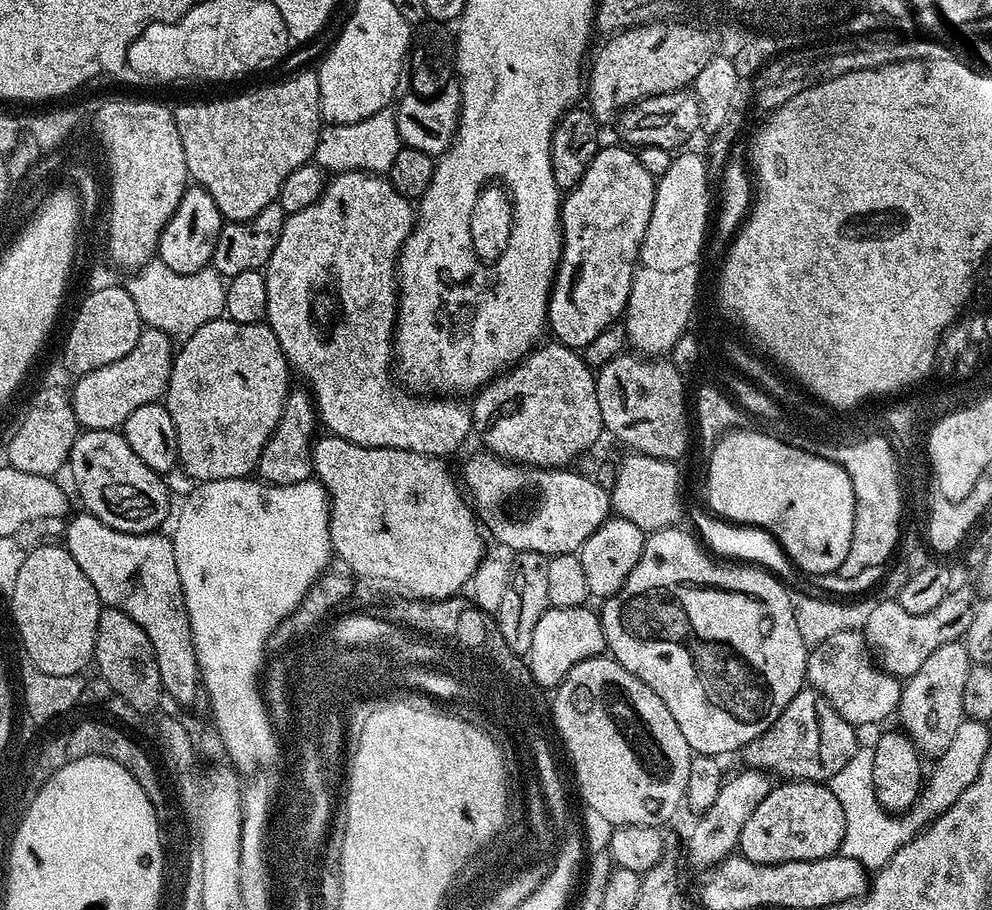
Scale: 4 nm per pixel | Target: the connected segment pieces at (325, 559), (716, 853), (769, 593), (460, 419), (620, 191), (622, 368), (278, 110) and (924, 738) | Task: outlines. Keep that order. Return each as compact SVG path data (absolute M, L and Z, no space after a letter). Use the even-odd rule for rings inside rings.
M230 478L229 480L205 480L195 485L196 489L184 500L180 513L176 516L176 529L170 532L174 546L174 562L178 565L178 578L182 582L182 594L186 602L186 610L190 618L190 630L194 638L194 650L200 663L200 679L203 691L208 691L208 704L212 707L211 723L220 735L220 741L225 744L226 756L237 769L249 769L259 765L260 759L274 746L274 731L272 719L269 716L265 693L262 691L262 669L265 667L265 648L268 636L296 608L300 607L302 598L310 590L310 586L323 576L333 559L334 553L330 542L328 529L328 494L320 481L309 478L293 484L265 484L259 478Z
M747 766L741 769L733 776L728 774L723 777L717 797L708 809L699 813L700 821L693 826L688 836L688 856L696 864L711 866L729 855L737 847L745 816L749 816L754 806L774 787L773 781L768 781L771 780L769 773Z
M669 526L647 533L644 549L634 570L630 570L626 582L620 589L601 603L604 605L598 608L598 615L604 642L612 659L626 666L630 674L646 682L646 686L650 686L650 690L654 690L654 694L658 694L658 698L666 702L666 710L674 714L674 722L678 722L678 730L682 730L682 738L686 738L693 753L724 758L727 752L737 753L751 740L758 738L764 731L769 717L785 708L790 698L794 698L794 694L805 687L810 648L799 634L798 626L795 625L789 589L784 589L787 587L773 573L748 562L725 562L713 555L691 531L689 532L683 532L680 526Z
M337 172L323 186L323 191L312 205L305 209L290 213L284 217L282 234L278 238L278 246L274 246L274 254L270 254L263 269L266 282L266 322L274 330L274 338L278 338L278 346L282 346L282 354L288 359L291 371L305 380L307 391L316 405L319 423L324 424L329 433L351 444L367 448L397 448L421 452L424 456L454 452L473 431L472 410L460 398L425 398L420 394L409 394L394 379L390 371L390 326L396 322L396 305L398 303L398 253L404 245L404 237L410 234L414 223L414 204L394 190L394 186L383 175L374 172Z
M601 147L586 166L581 180L566 192L560 205L560 262L556 266L556 277L552 280L552 292L548 296L547 327L556 335L553 337L568 348L582 350L594 342L602 330L613 327L623 317L640 243L650 222L657 177L642 166L639 155L631 147L619 147Z
M619 354L614 356L605 364L599 365L598 371L595 373L598 410L602 410L604 432L607 433L607 435L617 436L617 438L625 444L625 449L633 452L641 452L643 456L653 456L654 458L662 458L663 460L670 460L673 462L679 461L679 456L688 448L688 424L690 428L690 412L687 407L684 409L684 380L680 377L681 369L668 358L649 358L643 354L631 355L632 356Z
M296 72L277 84L244 92L241 96L228 96L225 100L208 100L205 104L175 105L174 115L178 126L178 138L182 138L182 150L186 154L189 177L214 198L225 221L249 220L266 206L277 203L282 184L294 170L313 159L322 121L318 78L316 72Z
M945 642L937 646L922 662L922 666L918 666L913 676L903 681L898 705L899 727L912 741L917 753L939 754L948 747L948 742L962 719L960 700L965 699L964 683L970 674L968 664L970 665L970 657L963 643Z

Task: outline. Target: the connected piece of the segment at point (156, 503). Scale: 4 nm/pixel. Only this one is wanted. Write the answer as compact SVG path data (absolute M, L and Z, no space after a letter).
M89 428L77 435L74 446L68 455L67 467L72 468L72 480L76 483L76 492L80 495L83 507L92 516L98 517L106 526L114 530L122 530L130 534L157 531L160 523L168 516L168 488L164 485L165 477L159 472L150 470L134 450L130 450L130 442L126 442L123 431L115 428L98 430Z

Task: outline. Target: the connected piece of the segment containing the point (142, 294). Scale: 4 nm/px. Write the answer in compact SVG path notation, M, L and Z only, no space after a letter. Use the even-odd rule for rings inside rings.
M153 258L129 276L124 287L131 294L141 321L147 327L162 330L169 337L183 340L199 326L221 319L225 313L226 282L210 266L193 274L177 274L170 266Z

